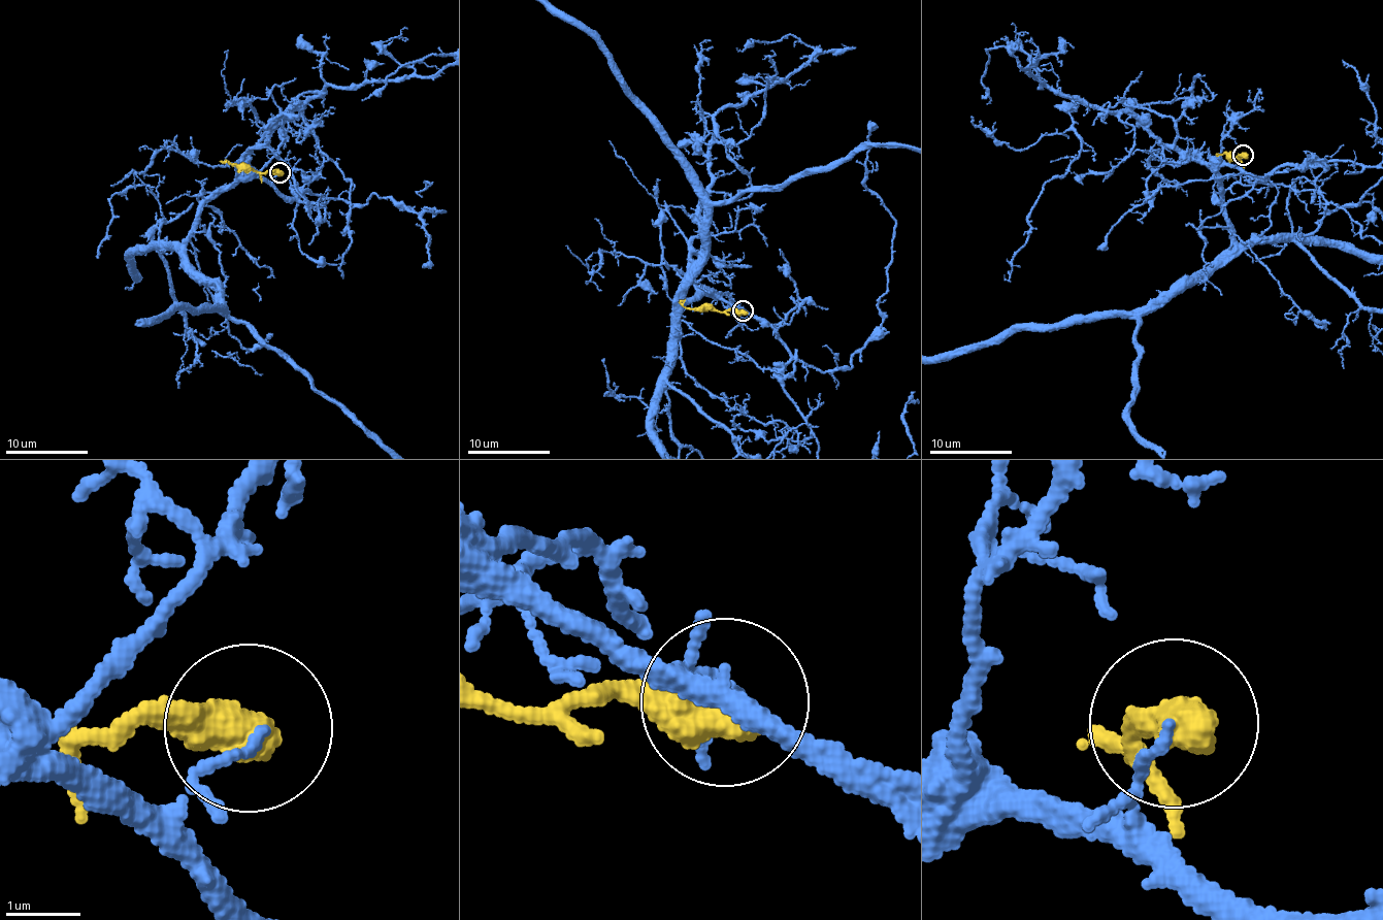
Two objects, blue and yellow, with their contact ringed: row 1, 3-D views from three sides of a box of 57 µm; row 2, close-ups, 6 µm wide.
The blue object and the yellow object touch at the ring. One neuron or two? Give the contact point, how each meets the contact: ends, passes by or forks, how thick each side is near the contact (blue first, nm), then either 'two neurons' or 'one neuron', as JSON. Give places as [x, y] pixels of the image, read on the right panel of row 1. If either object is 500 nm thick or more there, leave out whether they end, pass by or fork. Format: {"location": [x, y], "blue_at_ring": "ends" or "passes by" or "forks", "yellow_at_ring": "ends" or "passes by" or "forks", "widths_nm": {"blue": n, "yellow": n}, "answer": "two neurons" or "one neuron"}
{"location": [1243, 155], "widths_nm": {"blue": 120, "yellow": 600}, "answer": "two neurons"}

